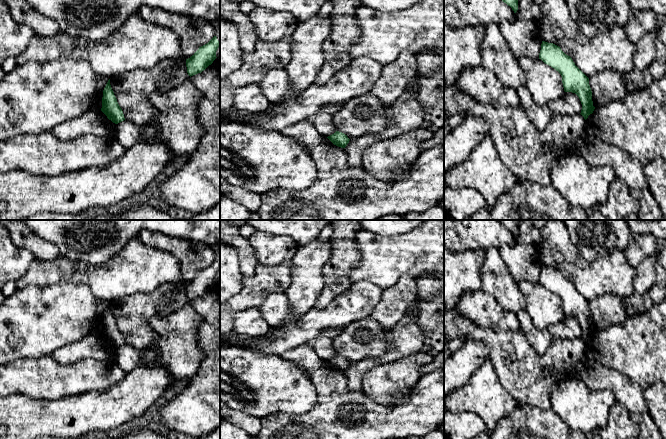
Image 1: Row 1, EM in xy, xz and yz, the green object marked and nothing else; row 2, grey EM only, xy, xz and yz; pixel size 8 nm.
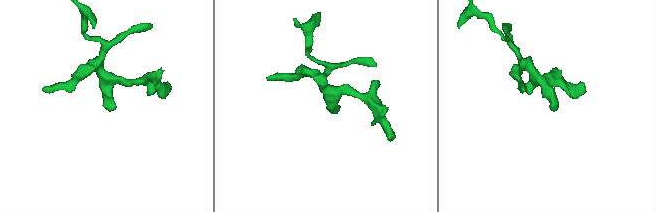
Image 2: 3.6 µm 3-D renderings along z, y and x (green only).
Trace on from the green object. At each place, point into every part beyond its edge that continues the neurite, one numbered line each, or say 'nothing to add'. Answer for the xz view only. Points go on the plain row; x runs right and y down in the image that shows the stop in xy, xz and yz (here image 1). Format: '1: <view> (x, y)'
nothing to add

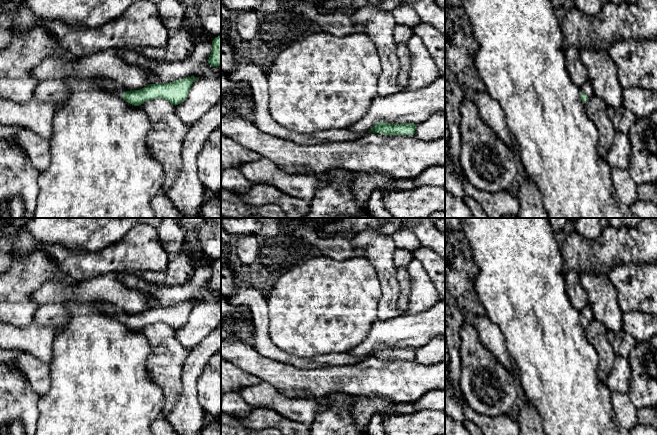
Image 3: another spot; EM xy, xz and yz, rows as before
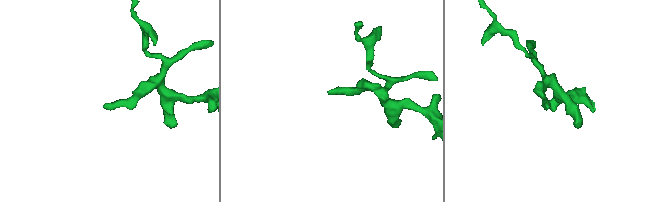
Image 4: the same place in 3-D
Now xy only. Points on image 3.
1: xy (108, 308)

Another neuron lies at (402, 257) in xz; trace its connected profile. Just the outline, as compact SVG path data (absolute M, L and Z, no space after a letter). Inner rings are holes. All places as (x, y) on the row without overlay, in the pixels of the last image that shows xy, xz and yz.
M396 248L394 251L394 264L396 268L407 267L413 258L412 252L407 249Z

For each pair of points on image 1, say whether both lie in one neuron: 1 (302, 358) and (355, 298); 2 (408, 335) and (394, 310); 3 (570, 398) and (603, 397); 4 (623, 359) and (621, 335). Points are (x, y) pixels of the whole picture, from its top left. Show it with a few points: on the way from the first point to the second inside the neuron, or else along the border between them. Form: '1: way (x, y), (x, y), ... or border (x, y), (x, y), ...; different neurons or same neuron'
1: border (310, 342), (300, 344), (288, 351); different neurons
2: border (404, 318), (389, 329); different neurons
3: way (578, 398), (595, 398); same neuron
4: way (623, 353), (621, 341); same neuron

